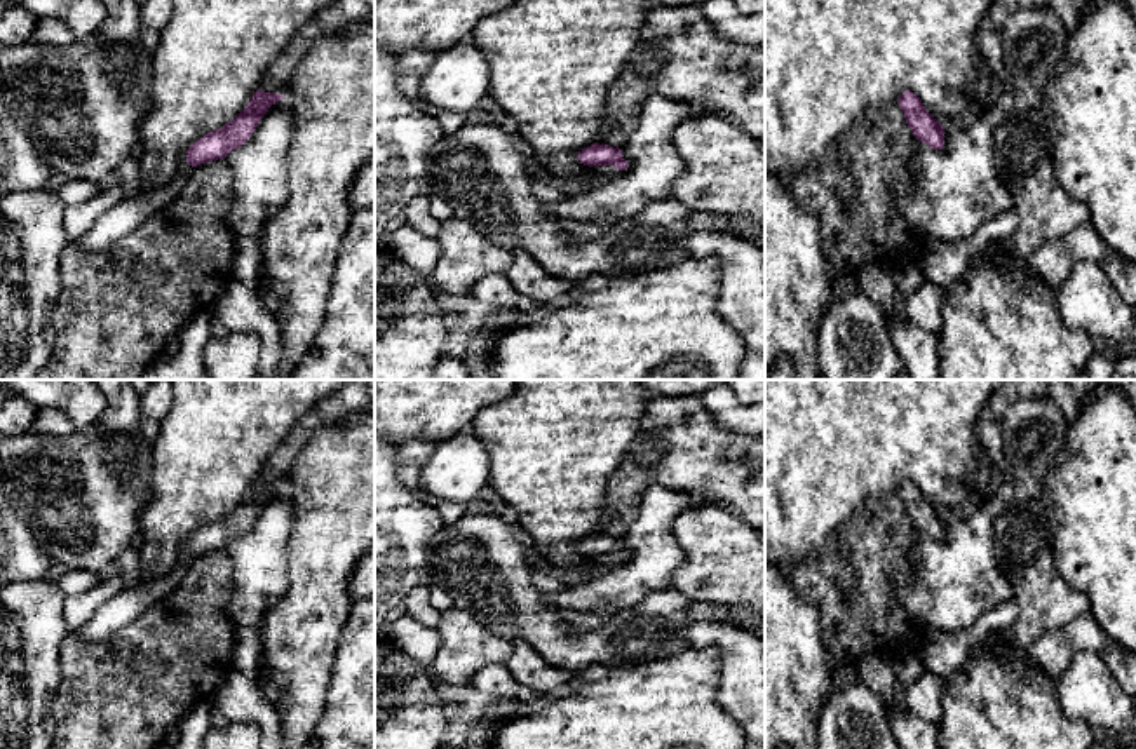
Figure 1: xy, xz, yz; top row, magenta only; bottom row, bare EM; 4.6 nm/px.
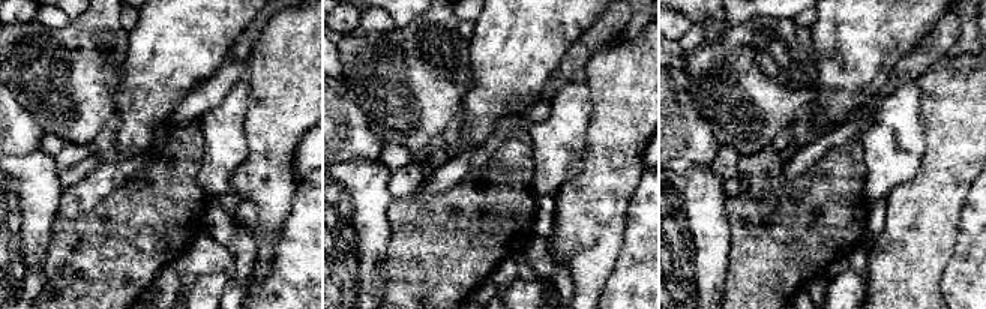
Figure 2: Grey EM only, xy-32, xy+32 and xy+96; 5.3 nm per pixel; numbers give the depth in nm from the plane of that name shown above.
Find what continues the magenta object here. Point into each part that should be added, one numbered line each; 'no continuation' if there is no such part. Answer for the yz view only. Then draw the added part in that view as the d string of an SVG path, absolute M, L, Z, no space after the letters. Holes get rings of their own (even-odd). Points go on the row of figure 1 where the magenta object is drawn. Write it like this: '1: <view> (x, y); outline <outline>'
no continuation

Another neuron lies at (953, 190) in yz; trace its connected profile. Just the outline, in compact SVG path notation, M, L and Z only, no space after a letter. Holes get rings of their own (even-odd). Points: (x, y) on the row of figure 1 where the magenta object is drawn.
M991 106L967 129L948 125L943 150L913 139L911 186L896 190L896 200L922 235L960 244L993 216L1012 209L995 169L993 131L1004 120L1002 108Z

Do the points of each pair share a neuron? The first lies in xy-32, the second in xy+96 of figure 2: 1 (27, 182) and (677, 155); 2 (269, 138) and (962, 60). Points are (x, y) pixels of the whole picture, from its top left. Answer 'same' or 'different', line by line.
1: different
2: different

